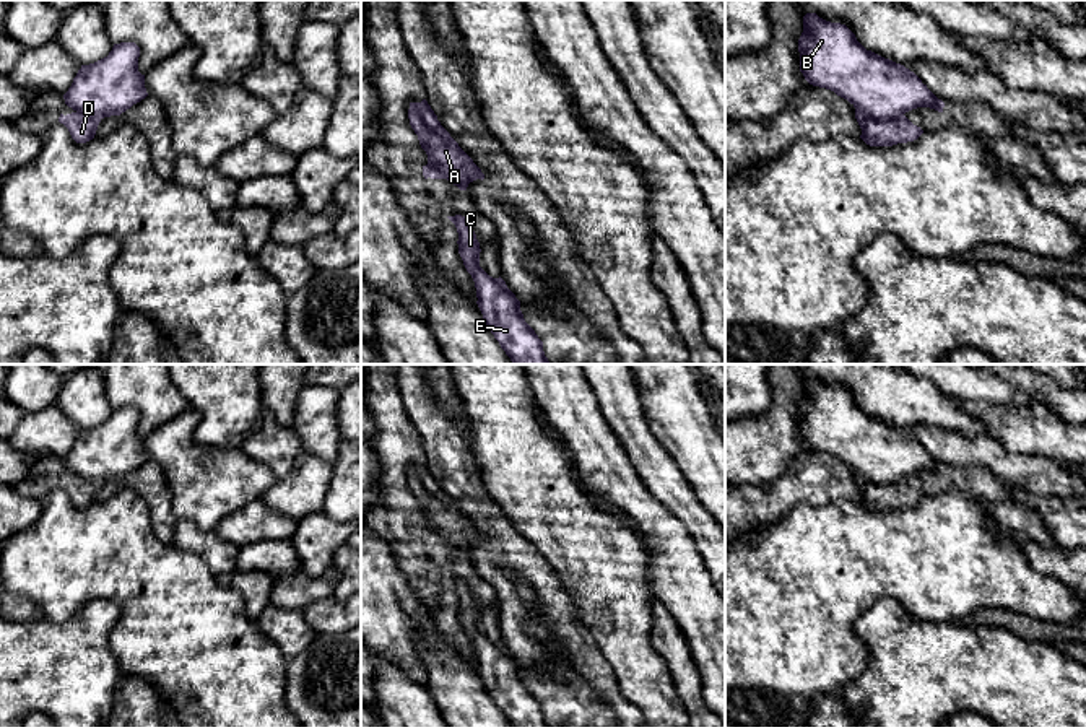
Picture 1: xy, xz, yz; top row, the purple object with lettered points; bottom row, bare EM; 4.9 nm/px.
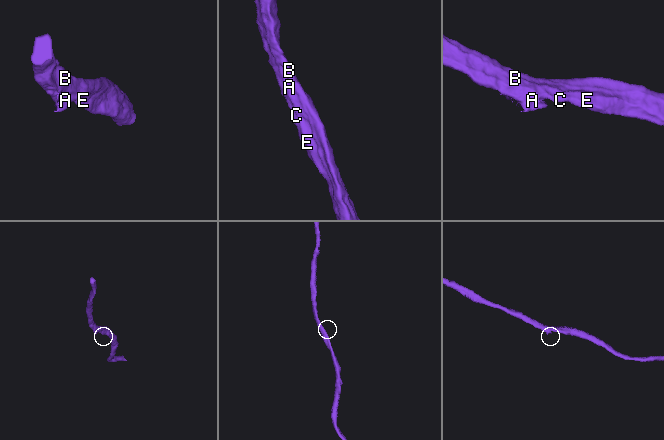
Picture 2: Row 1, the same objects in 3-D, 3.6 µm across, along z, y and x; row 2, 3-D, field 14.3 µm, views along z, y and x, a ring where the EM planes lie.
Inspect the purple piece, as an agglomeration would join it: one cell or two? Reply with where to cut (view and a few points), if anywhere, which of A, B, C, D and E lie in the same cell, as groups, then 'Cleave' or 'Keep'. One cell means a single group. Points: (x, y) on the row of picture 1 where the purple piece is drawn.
Split along xz (415, 103), (421, 121), (434, 132), (451, 139). Groups: A B C E / D. Cleave

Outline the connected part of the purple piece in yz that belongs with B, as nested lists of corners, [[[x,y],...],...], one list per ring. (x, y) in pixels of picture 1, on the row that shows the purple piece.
[[[806,13],[798,52],[810,85],[834,91],[865,117],[889,120],[917,107],[943,112],[945,102],[914,72],[867,50],[845,24]]]

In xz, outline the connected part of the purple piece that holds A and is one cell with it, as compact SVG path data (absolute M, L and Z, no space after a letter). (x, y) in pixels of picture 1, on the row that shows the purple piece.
M410 102L408 119L411 128L418 135L421 148L428 155L426 166L444 172L450 184L462 187L463 190L467 190L470 182L484 179L481 169L454 138L441 137L424 125L416 109L416 102Z

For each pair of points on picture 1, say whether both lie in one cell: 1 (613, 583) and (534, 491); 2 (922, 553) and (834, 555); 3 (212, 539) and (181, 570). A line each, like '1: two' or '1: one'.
1: one
2: one
3: two

